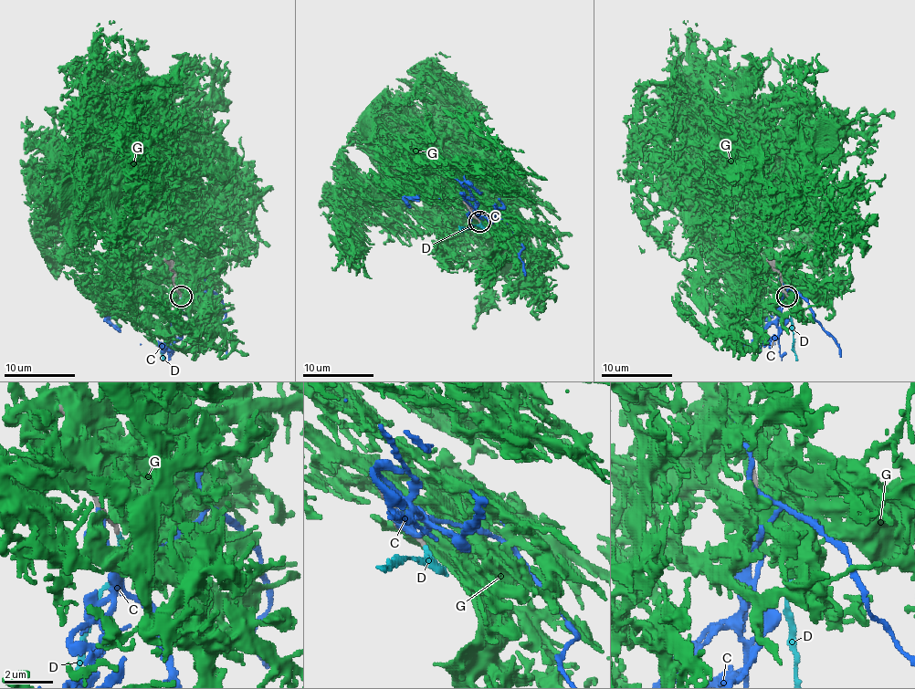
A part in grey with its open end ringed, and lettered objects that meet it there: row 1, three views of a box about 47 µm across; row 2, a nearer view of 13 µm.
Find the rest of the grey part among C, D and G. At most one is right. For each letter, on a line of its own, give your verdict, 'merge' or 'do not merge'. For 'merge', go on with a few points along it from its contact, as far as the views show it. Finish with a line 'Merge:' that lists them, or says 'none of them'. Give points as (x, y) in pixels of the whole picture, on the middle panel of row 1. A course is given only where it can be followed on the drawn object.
C: do not merge
D: merge | via (478, 222), (480, 225), (461, 229), (463, 233)
G: do not merge
Merge: D

